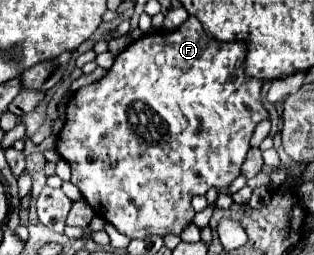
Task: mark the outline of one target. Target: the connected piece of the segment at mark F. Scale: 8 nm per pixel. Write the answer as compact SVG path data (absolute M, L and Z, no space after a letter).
M189 16L175 30L155 30L155 32L143 34L139 40L133 40L117 56L111 70L99 82L83 86L75 92L75 96L71 98L71 102L67 106L65 126L61 128L61 132L57 136L57 152L61 154L63 160L69 162L71 182L81 190L83 198L95 210L97 216L101 216L109 224L115 224L129 238L145 238L149 234L159 234L159 236L175 234L175 236L179 236L181 230L193 218L191 198L195 194L205 194L211 186L229 186L241 174L241 164L243 164L243 160L251 148L249 140L253 136L253 130L259 122L269 118L269 112L263 106L263 96L261 96L263 82L259 78L245 74L245 56L247 56L247 44L245 42L215 40L215 38L207 36L207 32L203 30L203 24L195 16Z

